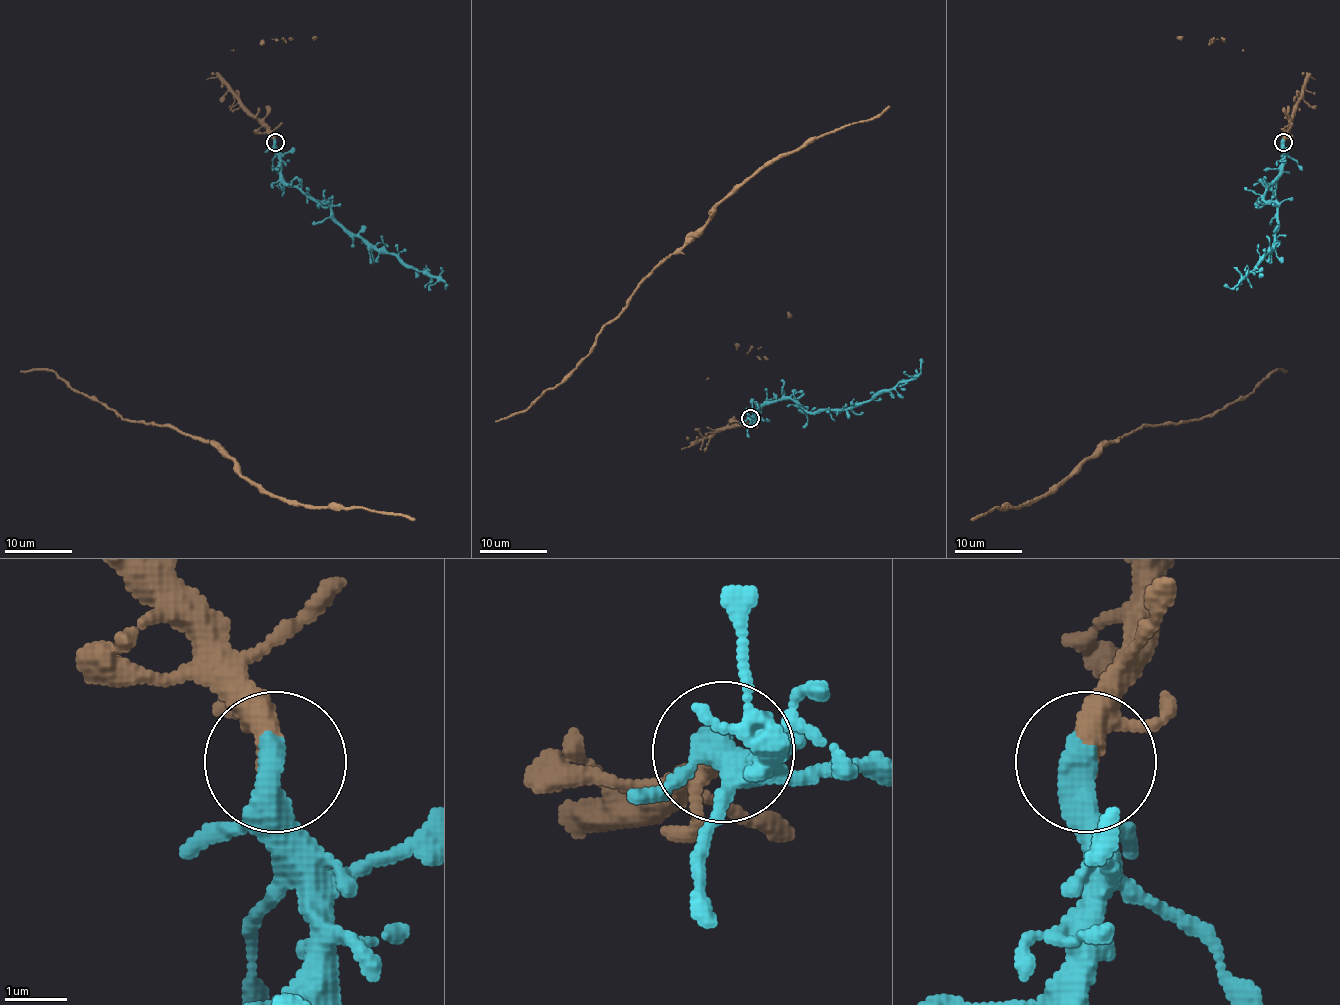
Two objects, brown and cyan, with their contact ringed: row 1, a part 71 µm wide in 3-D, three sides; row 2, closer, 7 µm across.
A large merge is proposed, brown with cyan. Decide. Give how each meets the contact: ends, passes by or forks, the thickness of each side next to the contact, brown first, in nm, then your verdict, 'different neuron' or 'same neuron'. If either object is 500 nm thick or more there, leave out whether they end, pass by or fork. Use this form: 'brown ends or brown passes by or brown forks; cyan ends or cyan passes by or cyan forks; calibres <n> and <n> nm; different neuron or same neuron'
calibres 280 and 550 nm; same neuron

